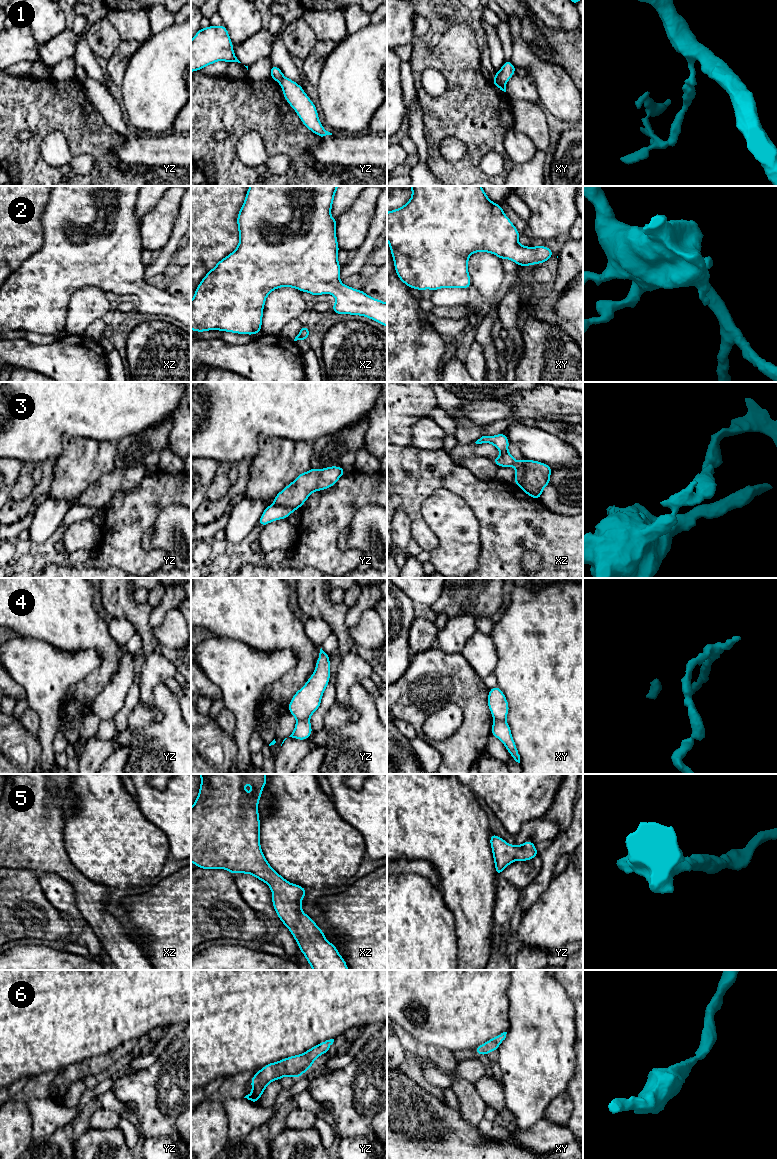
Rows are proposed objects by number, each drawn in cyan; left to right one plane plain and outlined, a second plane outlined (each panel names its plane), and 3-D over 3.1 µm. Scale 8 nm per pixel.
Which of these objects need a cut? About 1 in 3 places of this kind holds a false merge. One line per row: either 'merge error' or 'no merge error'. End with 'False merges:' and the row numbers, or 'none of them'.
1: merge error
2: no merge error
3: merge error
4: merge error
5: no merge error
6: no merge error
False merges: 1, 3, 4

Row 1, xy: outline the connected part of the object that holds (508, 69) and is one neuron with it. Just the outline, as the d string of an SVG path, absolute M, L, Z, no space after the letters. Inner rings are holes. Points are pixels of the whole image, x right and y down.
M505 60L502 68L499 71L496 71L495 78L503 84L506 84L515 72L516 68L512 62Z

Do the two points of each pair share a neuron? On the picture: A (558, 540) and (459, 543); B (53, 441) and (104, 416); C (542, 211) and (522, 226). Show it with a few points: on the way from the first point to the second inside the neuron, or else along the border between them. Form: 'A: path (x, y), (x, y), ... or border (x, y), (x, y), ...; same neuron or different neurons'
A: border (477, 519), (480, 535), (479, 565); different neurons
B: path (63, 428), (75, 416), (91, 416); same neuron
C: border (527, 222), (528, 228); different neurons

